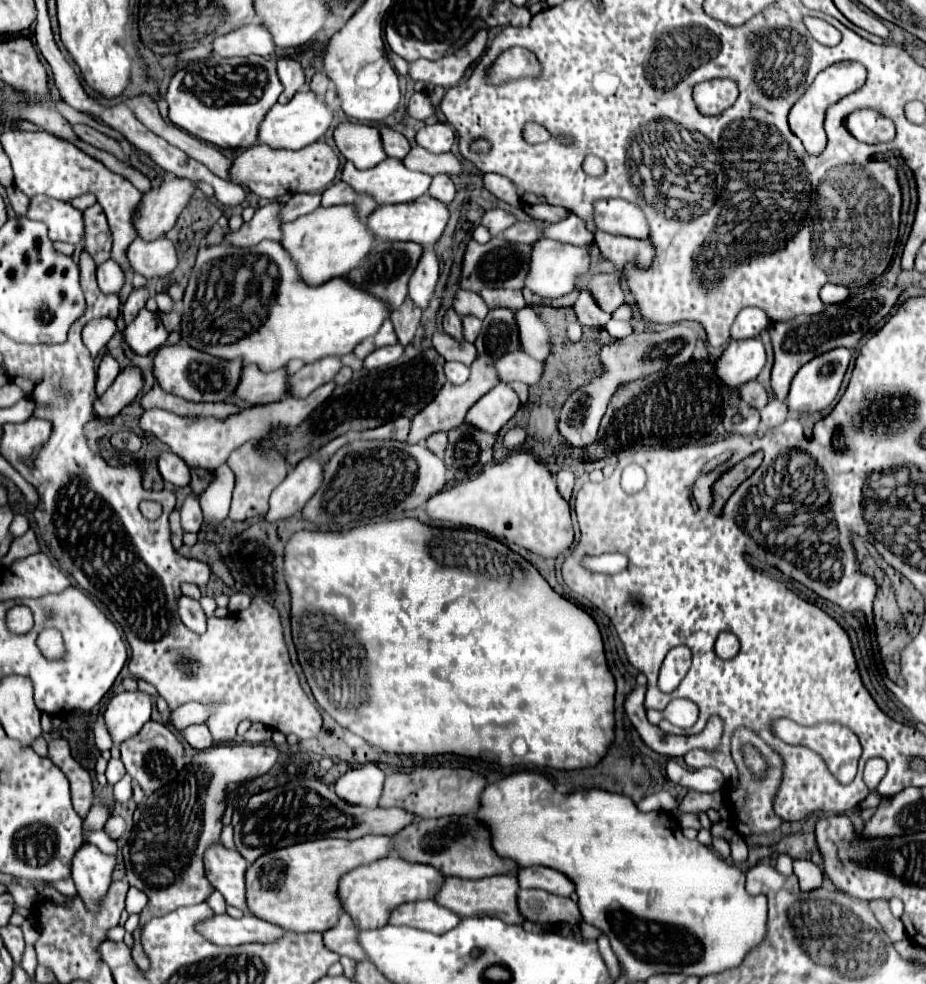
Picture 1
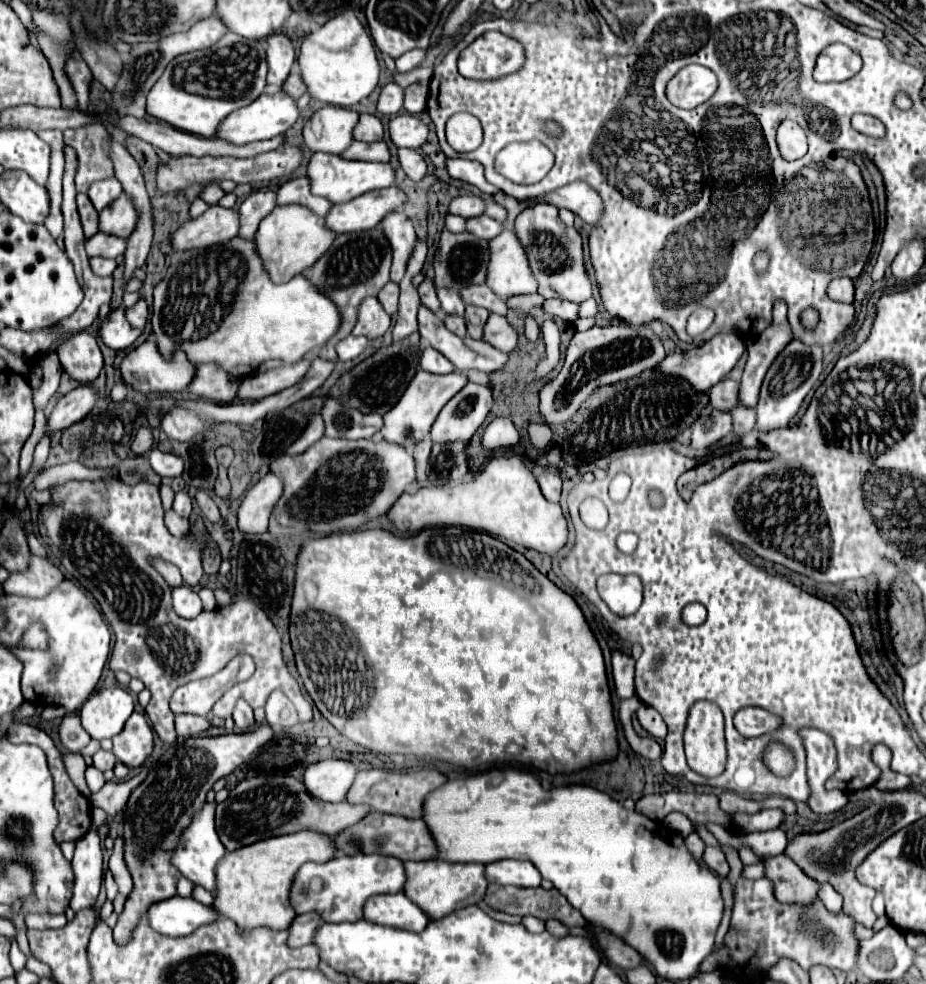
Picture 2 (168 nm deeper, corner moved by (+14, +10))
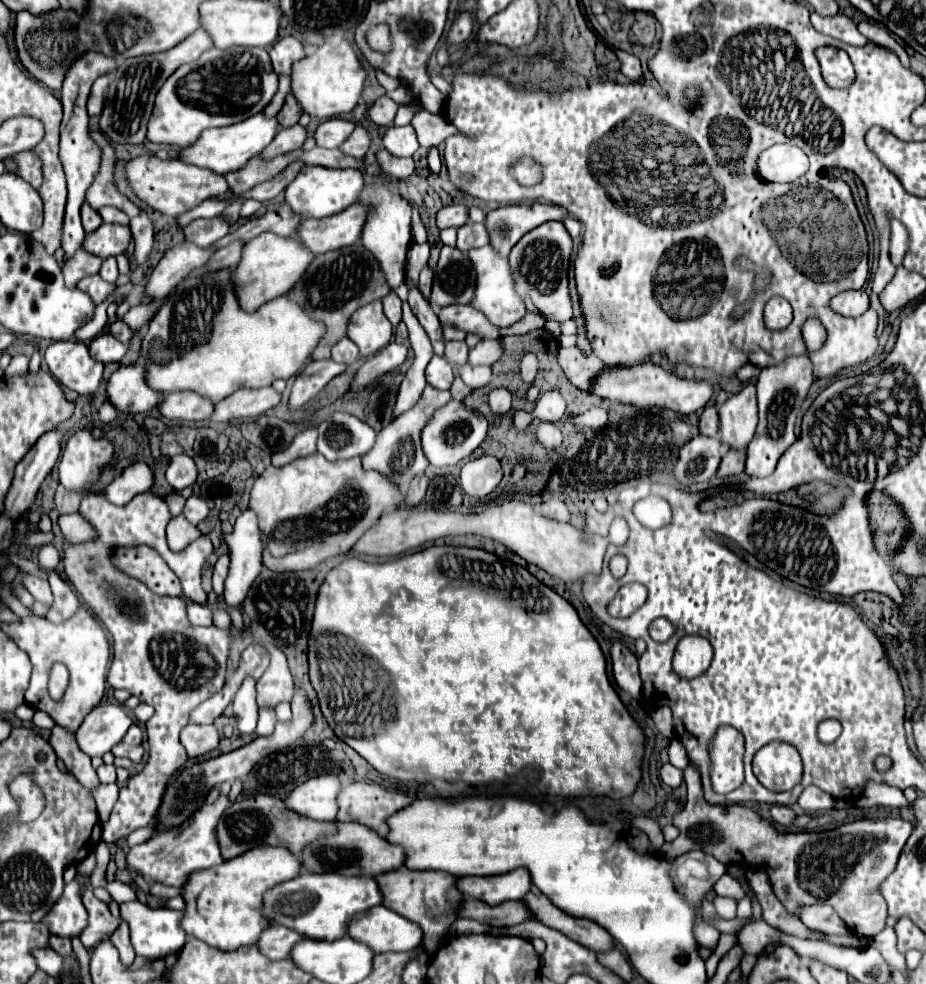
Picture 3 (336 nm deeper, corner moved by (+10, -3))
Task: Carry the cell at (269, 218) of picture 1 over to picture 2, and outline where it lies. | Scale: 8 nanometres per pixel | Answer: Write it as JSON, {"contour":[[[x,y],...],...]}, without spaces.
{"contour":[[[209,207],[201,217],[183,223],[175,235],[173,245],[179,251],[189,247],[207,247],[209,243],[223,243],[239,233],[239,211],[225,207]]]}

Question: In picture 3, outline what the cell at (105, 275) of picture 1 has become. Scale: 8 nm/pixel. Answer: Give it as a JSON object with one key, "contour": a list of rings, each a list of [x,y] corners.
{"contour":[[[107,258],[107,260],[103,260],[99,274],[101,274],[101,278],[103,278],[103,280],[107,280],[107,282],[111,282],[111,284],[113,284],[113,282],[117,280],[117,276],[119,276],[115,258]]]}

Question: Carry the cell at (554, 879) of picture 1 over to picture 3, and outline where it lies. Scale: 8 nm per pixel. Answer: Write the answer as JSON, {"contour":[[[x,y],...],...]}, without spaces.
{"contour":[[[515,868],[499,876],[463,876],[457,880],[457,890],[485,904],[499,904],[503,900],[521,900],[529,892],[529,884],[529,870]]]}

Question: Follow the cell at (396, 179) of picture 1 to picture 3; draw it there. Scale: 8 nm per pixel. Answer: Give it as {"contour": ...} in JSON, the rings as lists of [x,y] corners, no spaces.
{"contour":[[[303,166],[297,178],[285,188],[285,202],[301,218],[327,218],[357,202],[363,188],[363,176],[355,168],[325,168]]]}

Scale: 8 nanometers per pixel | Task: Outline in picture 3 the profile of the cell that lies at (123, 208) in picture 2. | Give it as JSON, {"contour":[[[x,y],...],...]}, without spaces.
{"contour":[[[101,224],[97,230],[87,232],[83,240],[83,250],[99,258],[111,258],[123,254],[131,242],[131,232],[127,226]]]}

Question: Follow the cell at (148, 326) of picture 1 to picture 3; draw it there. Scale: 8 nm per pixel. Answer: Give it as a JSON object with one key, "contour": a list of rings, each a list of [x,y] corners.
{"contour":[[[99,334],[97,338],[93,338],[89,342],[91,358],[101,362],[101,364],[119,362],[125,356],[125,352],[127,352],[127,344],[121,344],[111,334]]]}

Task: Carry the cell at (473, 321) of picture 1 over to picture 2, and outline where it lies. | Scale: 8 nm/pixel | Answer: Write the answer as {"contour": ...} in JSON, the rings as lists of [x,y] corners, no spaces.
{"contour":[[[445,315],[445,325],[449,331],[465,337],[465,319],[463,317],[457,317],[457,315]]]}

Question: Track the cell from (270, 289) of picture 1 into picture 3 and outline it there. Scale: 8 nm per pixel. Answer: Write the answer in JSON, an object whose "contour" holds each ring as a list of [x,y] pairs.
{"contour":[[[229,270],[211,272],[201,278],[189,276],[183,280],[165,300],[161,310],[149,322],[149,330],[141,342],[141,354],[145,358],[145,382],[159,394],[169,392],[195,392],[211,402],[221,402],[237,388],[265,388],[277,378],[291,378],[299,374],[311,358],[311,350],[325,334],[325,326],[317,320],[309,320],[297,304],[279,296],[265,302],[257,312],[247,314],[241,310],[233,292]]]}

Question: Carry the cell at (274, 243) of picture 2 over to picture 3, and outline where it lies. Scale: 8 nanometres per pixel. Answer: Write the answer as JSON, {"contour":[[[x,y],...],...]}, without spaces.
{"contour":[[[267,232],[267,234],[261,234],[257,238],[249,240],[243,246],[239,264],[231,272],[233,288],[237,288],[235,294],[237,294],[241,308],[245,312],[255,312],[261,304],[289,292],[289,288],[293,288],[293,284],[297,280],[301,280],[301,272],[305,272],[309,260],[313,260],[313,258],[315,256],[305,246],[301,246],[297,236],[279,238],[279,236],[273,236]]]}

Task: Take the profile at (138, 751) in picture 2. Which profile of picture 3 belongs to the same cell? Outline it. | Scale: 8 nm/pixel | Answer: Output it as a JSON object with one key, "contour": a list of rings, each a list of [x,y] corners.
{"contour":[[[133,724],[133,726],[127,730],[127,734],[123,736],[123,740],[113,746],[111,752],[113,752],[117,758],[125,756],[125,758],[131,758],[131,760],[137,764],[137,762],[143,758],[143,746],[141,746],[141,742],[143,742],[143,732],[141,732],[141,728],[139,728],[137,724]]]}

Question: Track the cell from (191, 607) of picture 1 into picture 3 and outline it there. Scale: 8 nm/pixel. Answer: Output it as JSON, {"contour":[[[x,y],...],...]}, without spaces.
{"contour":[[[187,600],[187,614],[193,626],[211,626],[213,624],[213,614],[211,608],[205,604],[195,604]]]}

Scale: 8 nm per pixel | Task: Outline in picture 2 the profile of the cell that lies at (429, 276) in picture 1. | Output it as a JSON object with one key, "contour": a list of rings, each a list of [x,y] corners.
{"contour":[[[397,213],[397,215],[389,215],[389,219],[385,219],[383,231],[391,243],[393,249],[393,265],[391,265],[391,281],[399,283],[407,271],[407,263],[415,251],[417,245],[417,235],[413,229],[411,219],[405,213]]]}

